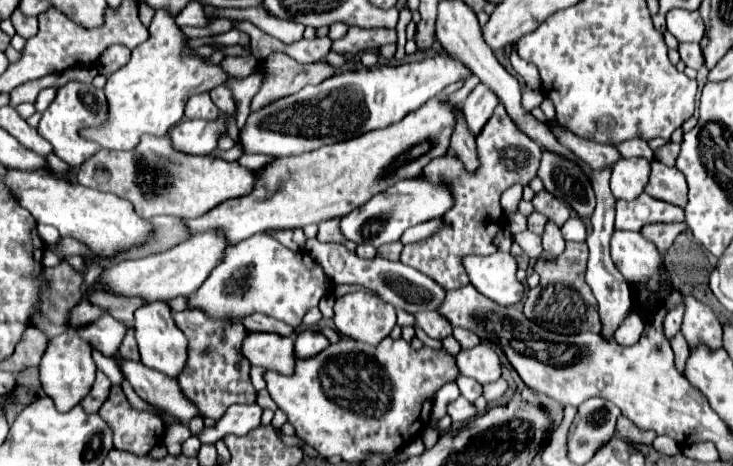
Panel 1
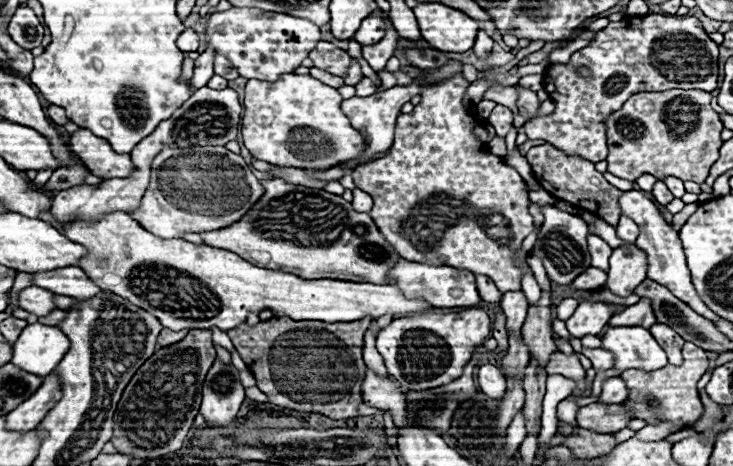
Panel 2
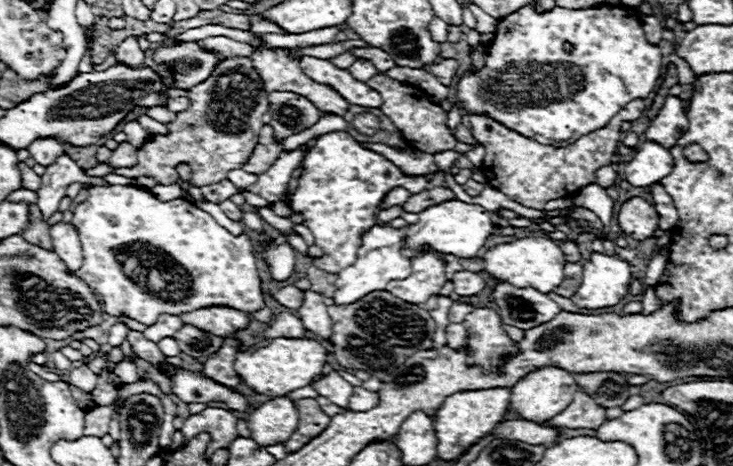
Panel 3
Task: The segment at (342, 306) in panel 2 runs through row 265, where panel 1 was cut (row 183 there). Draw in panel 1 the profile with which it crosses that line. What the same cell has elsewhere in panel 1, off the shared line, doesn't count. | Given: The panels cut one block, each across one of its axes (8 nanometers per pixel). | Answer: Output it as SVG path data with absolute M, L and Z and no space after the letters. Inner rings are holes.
M162 136L160 140L148 138L140 144L138 150L132 152L98 150L76 170L76 181L79 184L102 192L112 192L130 200L134 212L140 218L152 218L160 214L198 218L218 206L218 202L248 194L252 190L252 180L252 170L242 168L236 162L174 152L168 136Z

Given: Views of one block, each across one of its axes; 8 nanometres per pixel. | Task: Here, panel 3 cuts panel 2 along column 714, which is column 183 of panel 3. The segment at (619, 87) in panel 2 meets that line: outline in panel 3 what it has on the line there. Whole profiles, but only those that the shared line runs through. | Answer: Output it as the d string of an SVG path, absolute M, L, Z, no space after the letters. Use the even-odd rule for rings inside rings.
M180 42L172 48L160 48L154 52L154 60L174 64L174 84L180 90L190 90L198 82L204 82L218 64L216 54L204 52L194 42Z

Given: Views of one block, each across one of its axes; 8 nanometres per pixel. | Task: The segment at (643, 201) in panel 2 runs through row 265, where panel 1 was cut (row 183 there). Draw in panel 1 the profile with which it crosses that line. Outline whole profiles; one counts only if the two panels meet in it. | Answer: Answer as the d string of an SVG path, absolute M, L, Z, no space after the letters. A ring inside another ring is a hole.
M652 160L652 174L650 174L650 182L644 190L646 194L676 204L676 206L686 206L688 198L686 198L686 178L680 170L670 168L666 164L662 164L660 160Z

